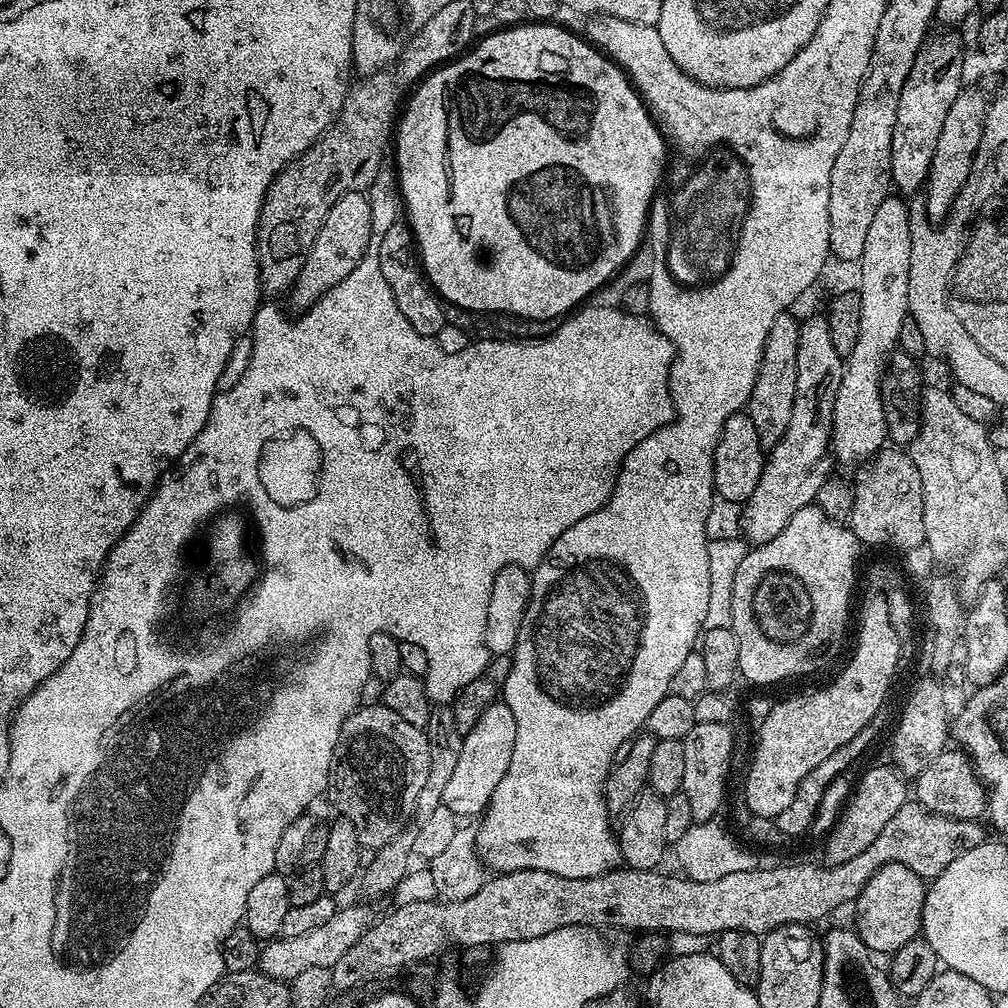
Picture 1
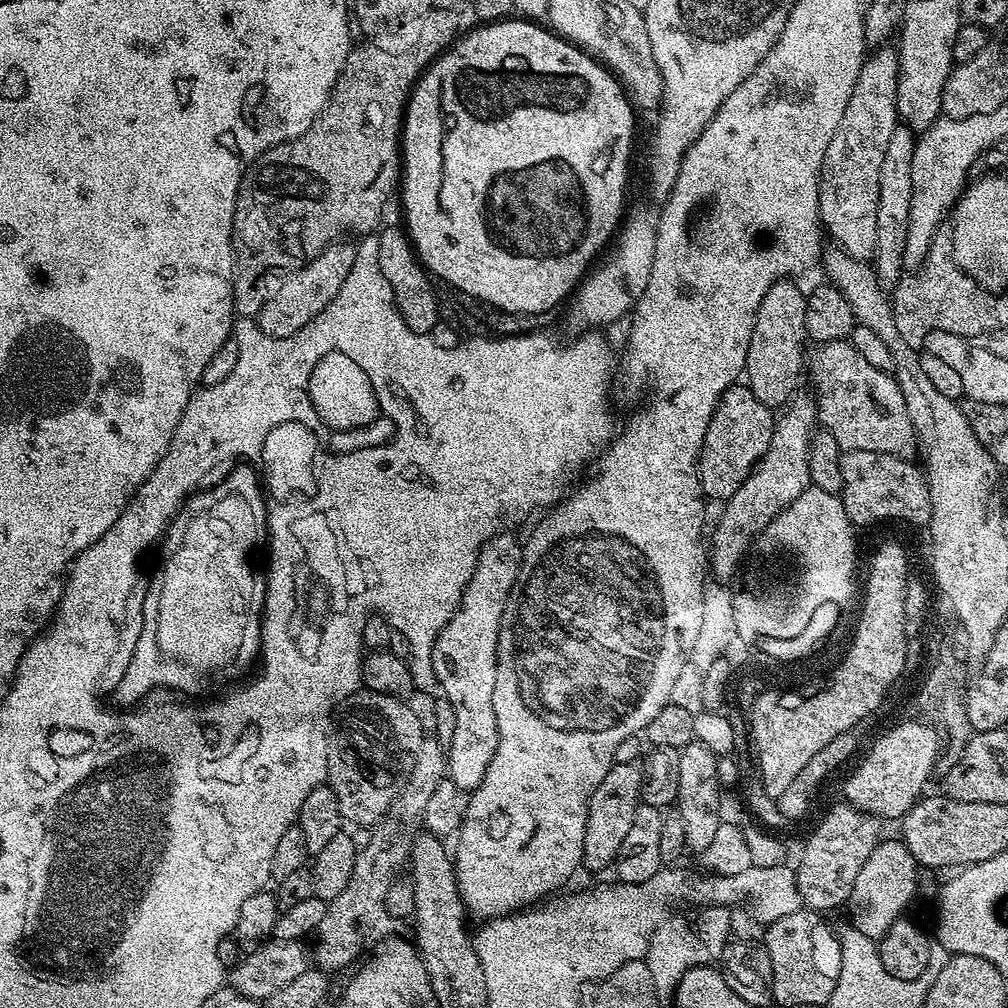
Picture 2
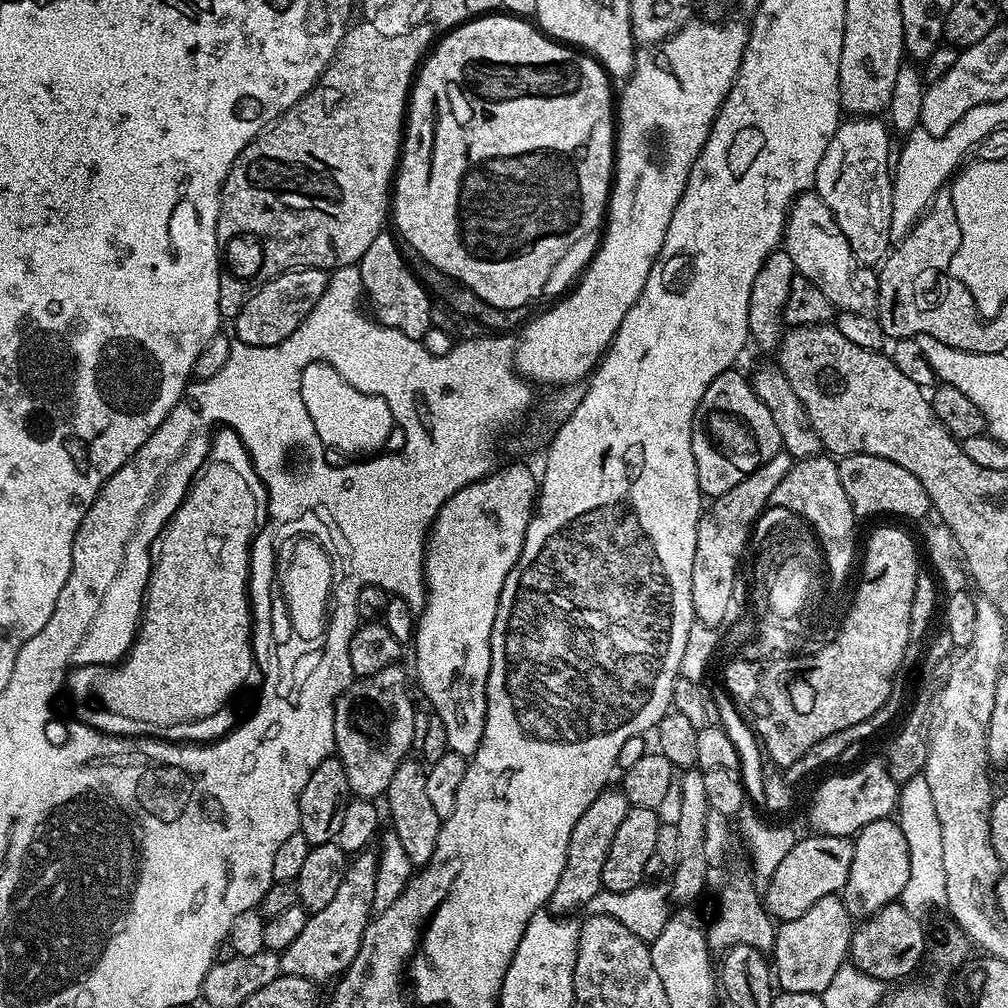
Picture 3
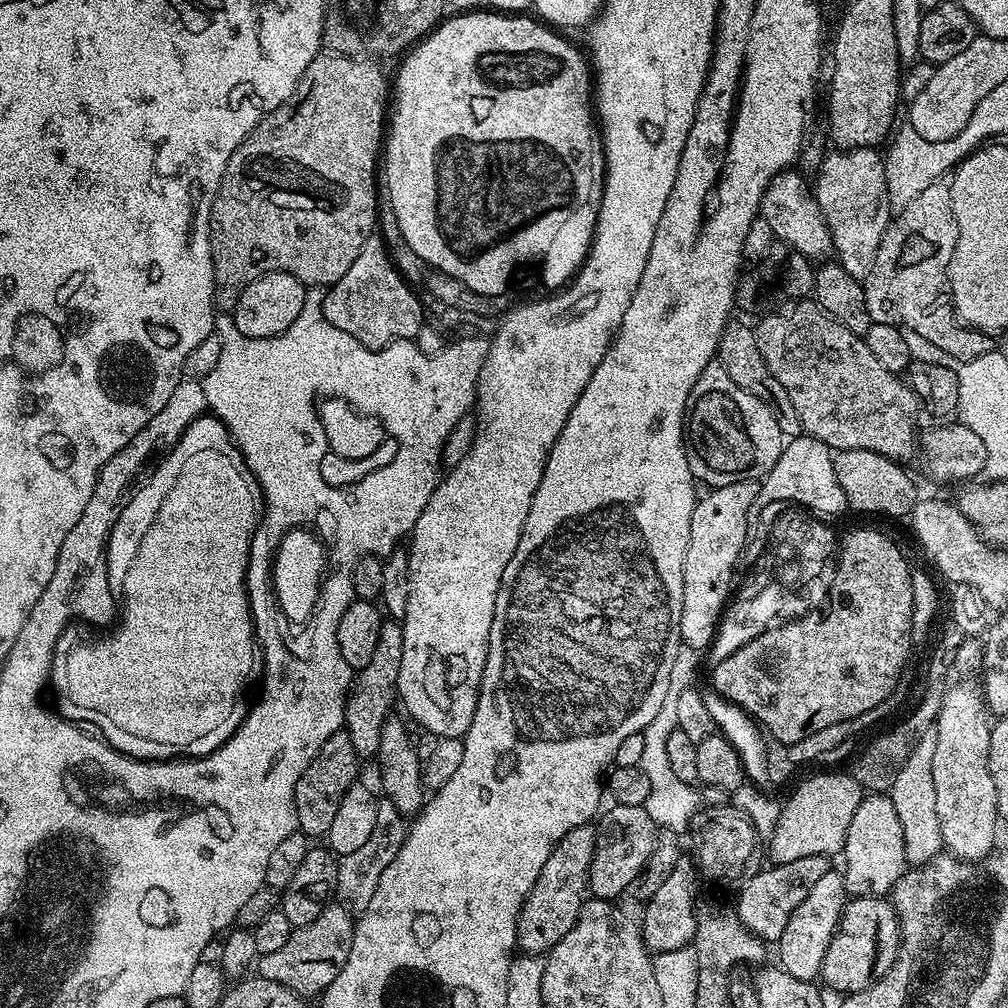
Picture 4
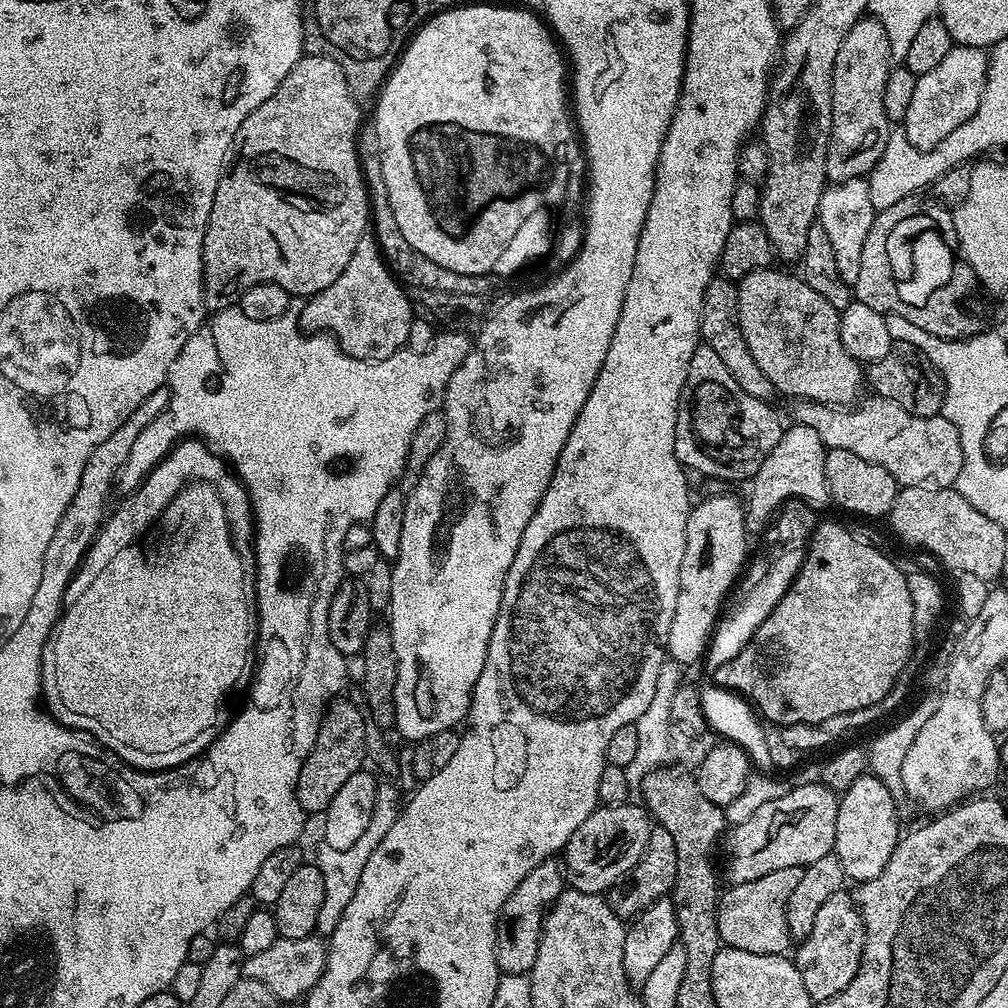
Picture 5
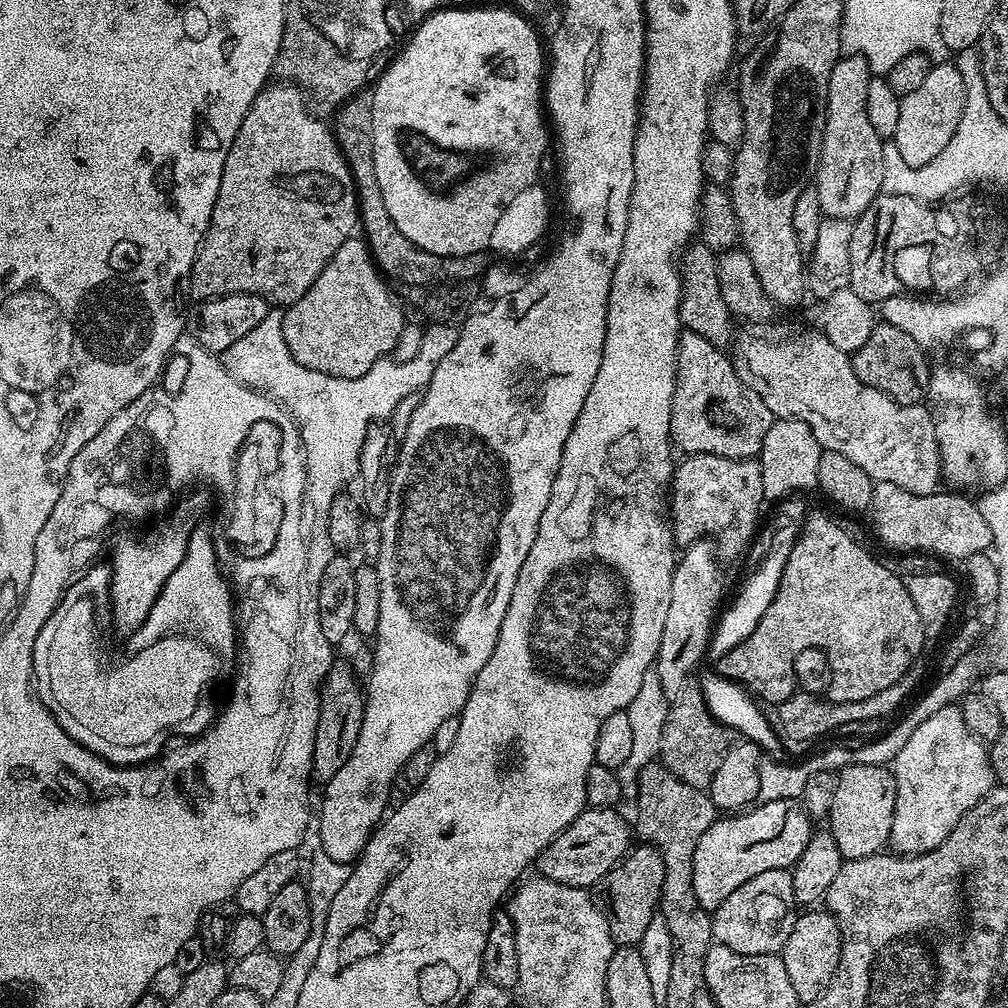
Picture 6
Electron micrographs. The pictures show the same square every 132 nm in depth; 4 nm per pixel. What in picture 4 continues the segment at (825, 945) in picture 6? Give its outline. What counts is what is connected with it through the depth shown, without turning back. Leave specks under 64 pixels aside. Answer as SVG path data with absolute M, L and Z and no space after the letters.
M857 896L849 899L844 906L844 912L840 915L840 921L836 927L834 938L830 938L830 946L826 946L826 956L822 958L822 970L819 979L827 987L841 994L861 992L874 982L878 982L891 970L896 955L900 949L900 922L896 918L896 909L887 899L879 896Z

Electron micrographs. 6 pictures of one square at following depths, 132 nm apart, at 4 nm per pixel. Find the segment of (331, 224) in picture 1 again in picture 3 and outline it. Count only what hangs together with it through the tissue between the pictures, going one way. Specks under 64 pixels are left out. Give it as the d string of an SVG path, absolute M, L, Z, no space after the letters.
M294 268L261 284L236 316L235 339L250 346L278 346L278 342L288 338L302 322L306 322L310 313L316 311L328 278L329 273L323 268Z

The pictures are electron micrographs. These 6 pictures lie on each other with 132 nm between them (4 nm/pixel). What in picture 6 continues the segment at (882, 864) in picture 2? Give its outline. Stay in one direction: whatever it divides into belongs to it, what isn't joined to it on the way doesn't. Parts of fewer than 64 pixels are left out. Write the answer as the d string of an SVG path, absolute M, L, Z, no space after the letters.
M848 764L840 769L836 777L833 806L827 819L832 822L830 830L834 834L834 842L838 842L838 850L845 860L875 856L885 847L890 838L890 830L894 822L896 809L896 779L892 777L891 767L882 764Z

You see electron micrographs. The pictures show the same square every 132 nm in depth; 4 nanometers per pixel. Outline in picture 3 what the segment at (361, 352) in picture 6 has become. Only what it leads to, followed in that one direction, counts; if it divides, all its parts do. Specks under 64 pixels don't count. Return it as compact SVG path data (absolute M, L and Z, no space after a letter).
M385 230L378 234L378 238L374 238L374 242L370 242L366 254L362 254L358 267L362 274L366 304L372 307L371 315L383 327L398 330L411 340L423 341L428 329L432 327L434 300L420 277L412 271L409 261L404 261L399 247L401 245L397 237Z

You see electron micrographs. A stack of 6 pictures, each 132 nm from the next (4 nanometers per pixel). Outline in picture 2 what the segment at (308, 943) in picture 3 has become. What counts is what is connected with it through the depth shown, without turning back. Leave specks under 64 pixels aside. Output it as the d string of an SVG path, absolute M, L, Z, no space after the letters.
M434 738L424 739L422 746L418 746L418 754L414 754L414 770L410 770L410 778L406 778L398 798L394 798L390 810L367 833L367 845L359 846L346 890L342 890L338 898L328 901L326 918L322 918L322 926L318 926L314 933L314 964L317 969L333 974L339 968L350 967L365 955L368 939L388 916L388 895L392 892L392 883L403 868L405 871L412 855L412 843L421 835L426 802L434 794L438 782L446 779L447 771L446 750Z

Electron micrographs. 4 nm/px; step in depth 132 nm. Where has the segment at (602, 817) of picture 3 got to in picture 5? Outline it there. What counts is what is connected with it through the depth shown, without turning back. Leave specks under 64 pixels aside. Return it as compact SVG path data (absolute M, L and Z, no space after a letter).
M556 858L544 860L518 886L514 886L514 894L506 898L502 910L496 919L496 941L494 942L494 958L498 962L501 973L509 976L518 974L528 976L534 966L534 958L538 958L538 942L540 928L544 924L544 916L554 901L563 894L566 877L561 861Z

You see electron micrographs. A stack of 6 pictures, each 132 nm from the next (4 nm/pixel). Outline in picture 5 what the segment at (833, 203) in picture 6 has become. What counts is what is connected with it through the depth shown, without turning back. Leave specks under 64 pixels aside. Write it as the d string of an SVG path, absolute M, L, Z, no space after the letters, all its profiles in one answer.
M865 15L842 38L838 46L838 58L834 58L832 75L832 129L826 150L826 174L828 180L849 180L855 176L864 178L882 158L890 131L886 108L882 106L882 94L886 91L886 78L894 66L890 38L876 17Z

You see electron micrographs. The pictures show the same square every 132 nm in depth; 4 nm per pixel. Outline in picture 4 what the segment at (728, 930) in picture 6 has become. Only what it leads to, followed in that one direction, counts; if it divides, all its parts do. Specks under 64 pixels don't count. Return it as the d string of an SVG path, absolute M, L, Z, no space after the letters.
M807 856L794 858L794 862L772 864L765 872L760 872L757 876L749 875L739 885L740 897L737 898L736 904L734 903L734 914L752 935L765 942L771 942L771 940L778 942L798 902L802 902L802 898L810 894L810 889L816 885L818 878L822 878L822 874L826 874L829 870L830 860L826 856Z

